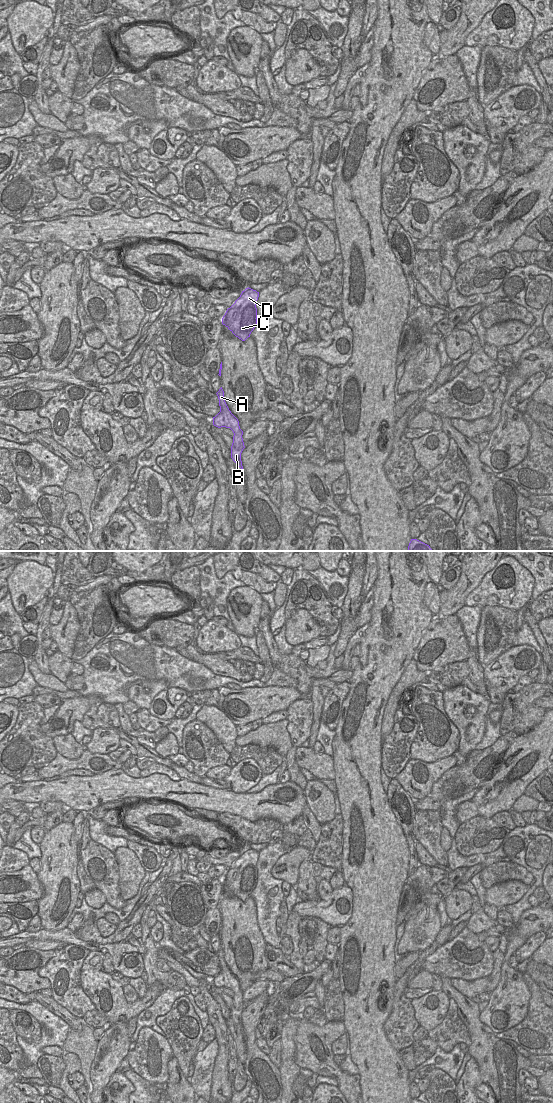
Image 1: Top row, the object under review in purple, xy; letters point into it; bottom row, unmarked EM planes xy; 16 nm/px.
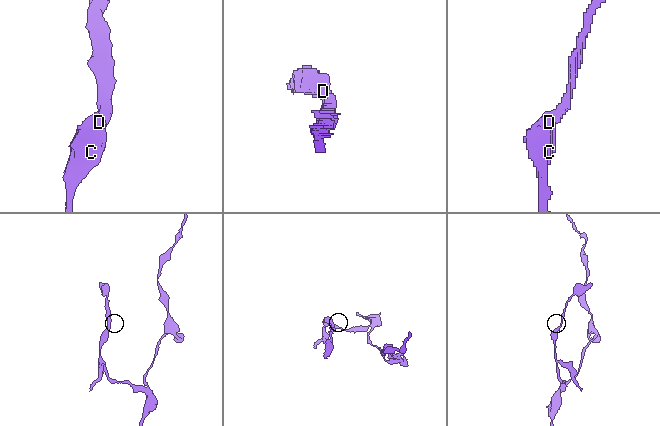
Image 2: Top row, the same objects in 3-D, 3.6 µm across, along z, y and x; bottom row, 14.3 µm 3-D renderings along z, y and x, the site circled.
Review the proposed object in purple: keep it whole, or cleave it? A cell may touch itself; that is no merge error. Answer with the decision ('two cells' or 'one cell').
one cell

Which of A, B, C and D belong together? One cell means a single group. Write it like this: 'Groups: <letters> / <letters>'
Groups: A B C D.

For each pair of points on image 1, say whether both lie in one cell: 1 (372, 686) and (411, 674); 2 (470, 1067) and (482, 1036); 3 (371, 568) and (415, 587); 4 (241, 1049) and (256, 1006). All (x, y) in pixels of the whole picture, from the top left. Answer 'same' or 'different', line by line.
1: different
2: different
3: different
4: different

